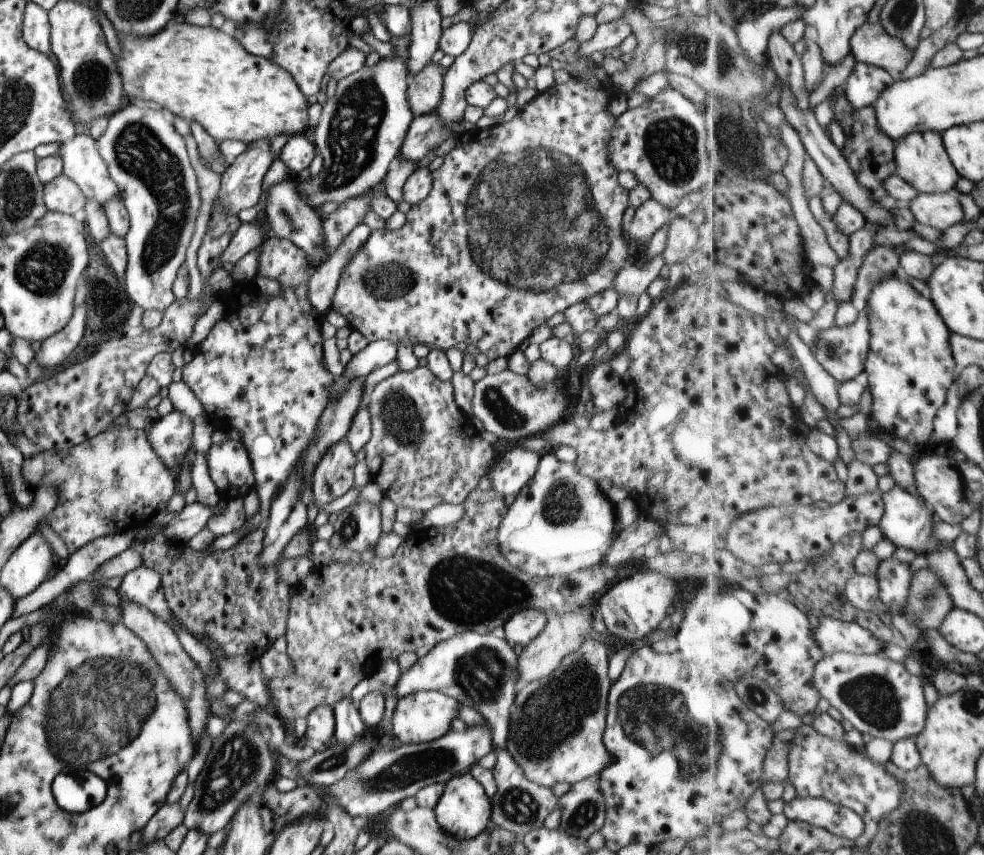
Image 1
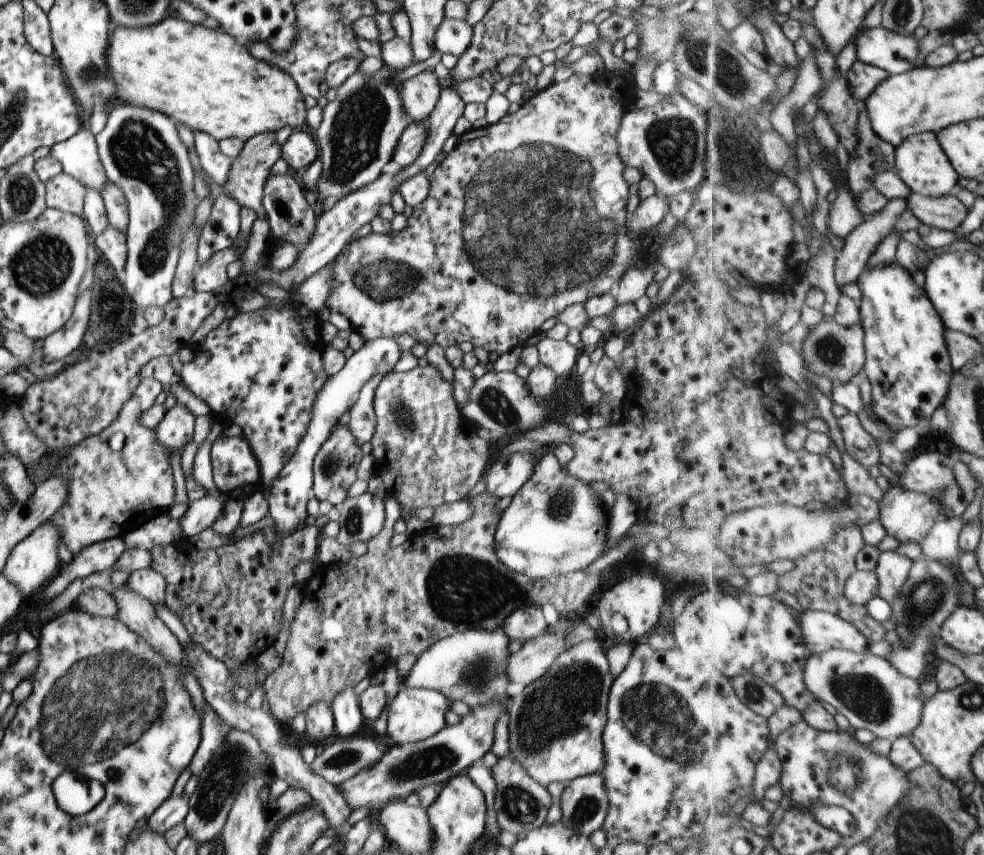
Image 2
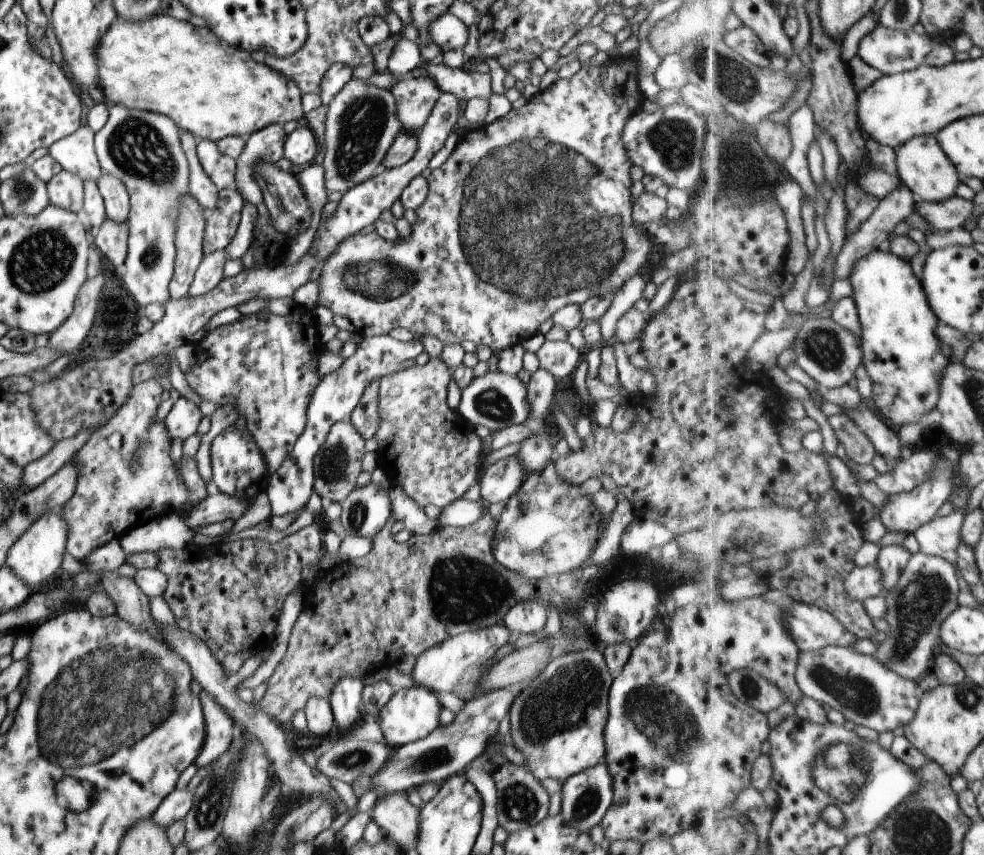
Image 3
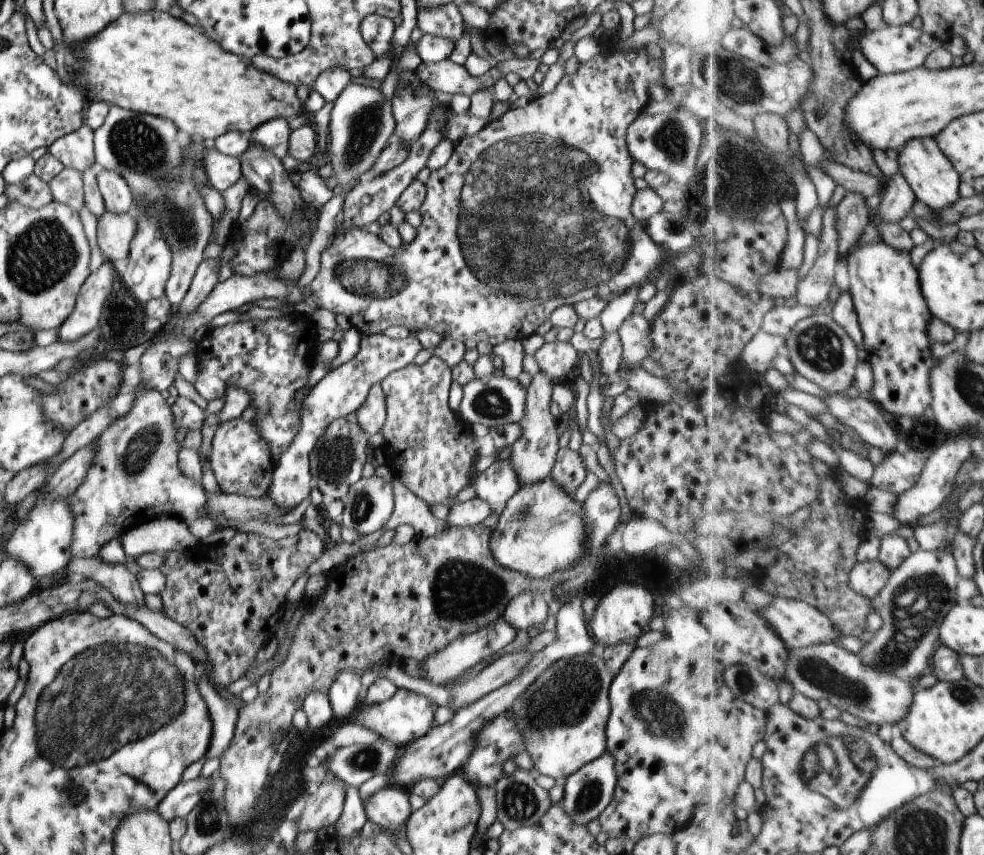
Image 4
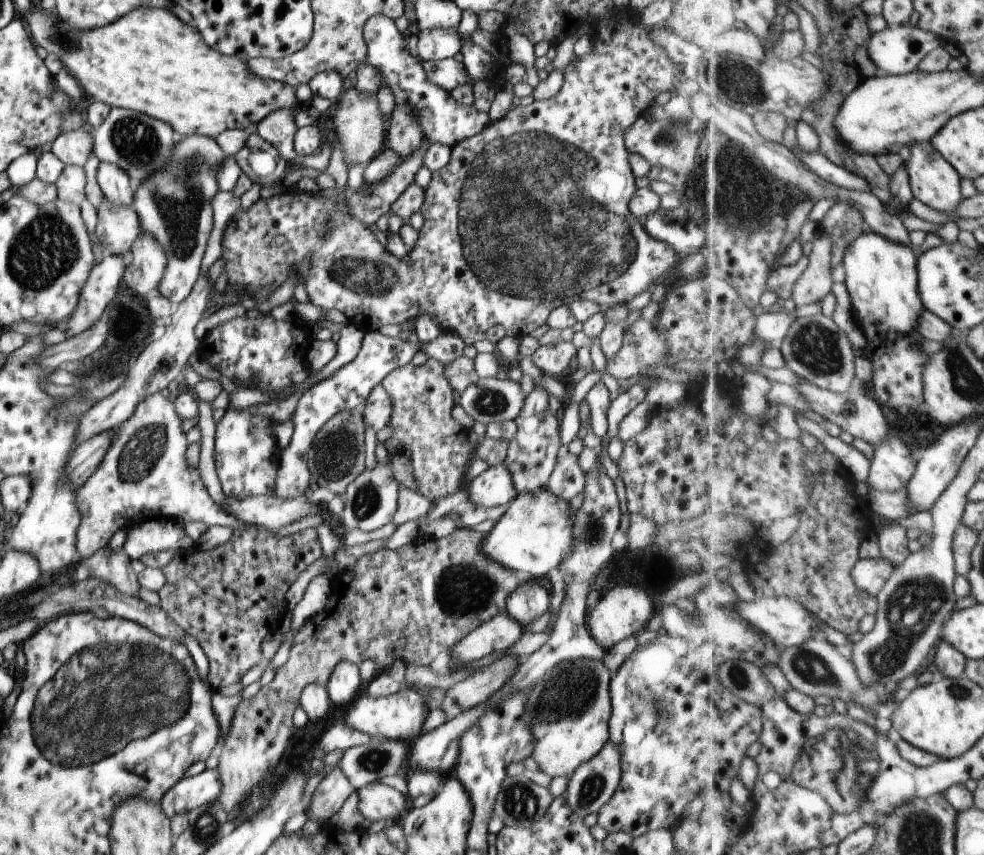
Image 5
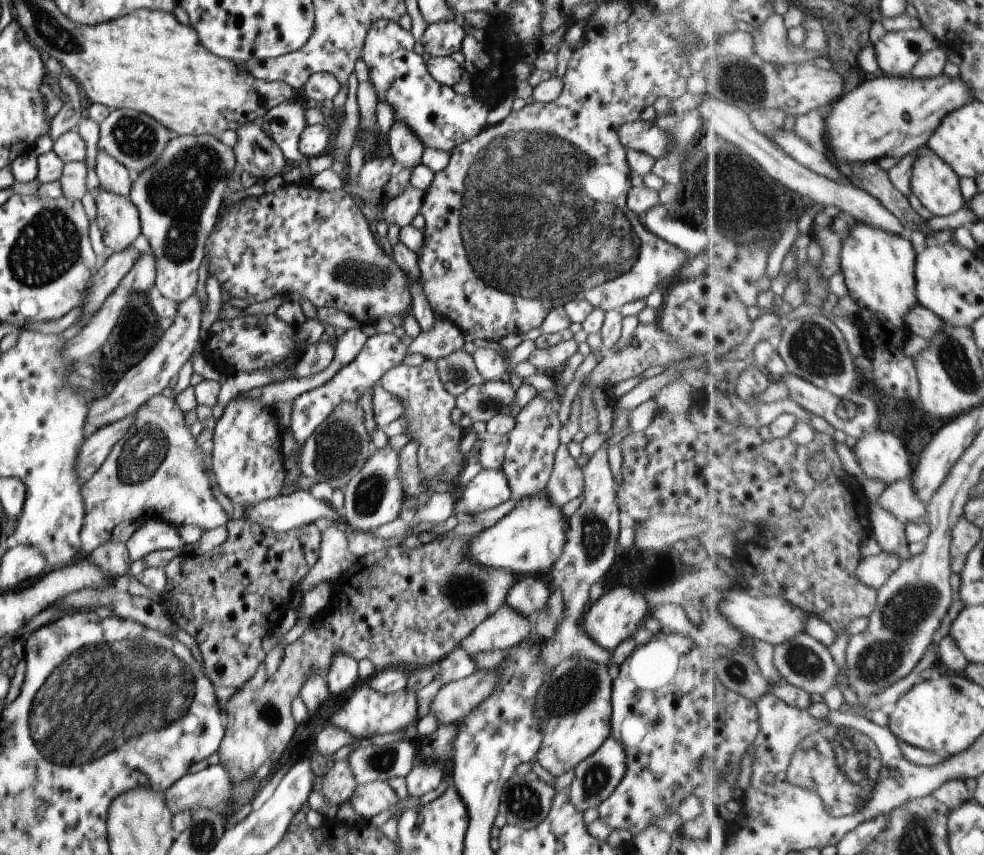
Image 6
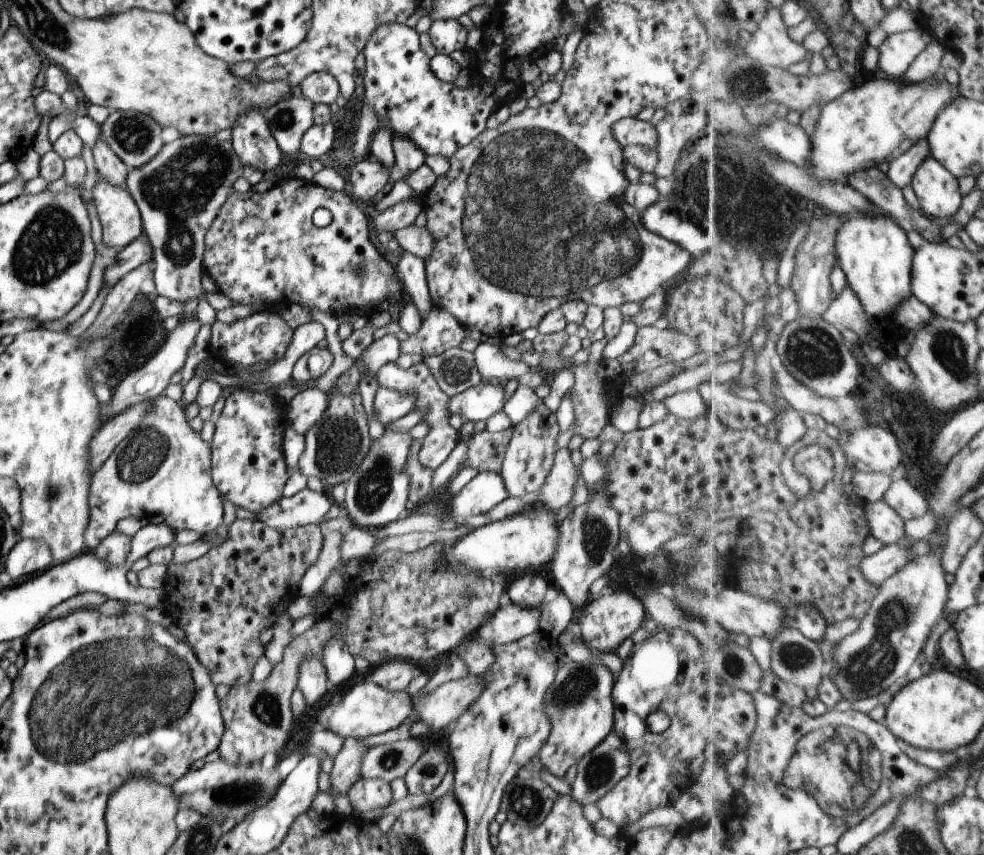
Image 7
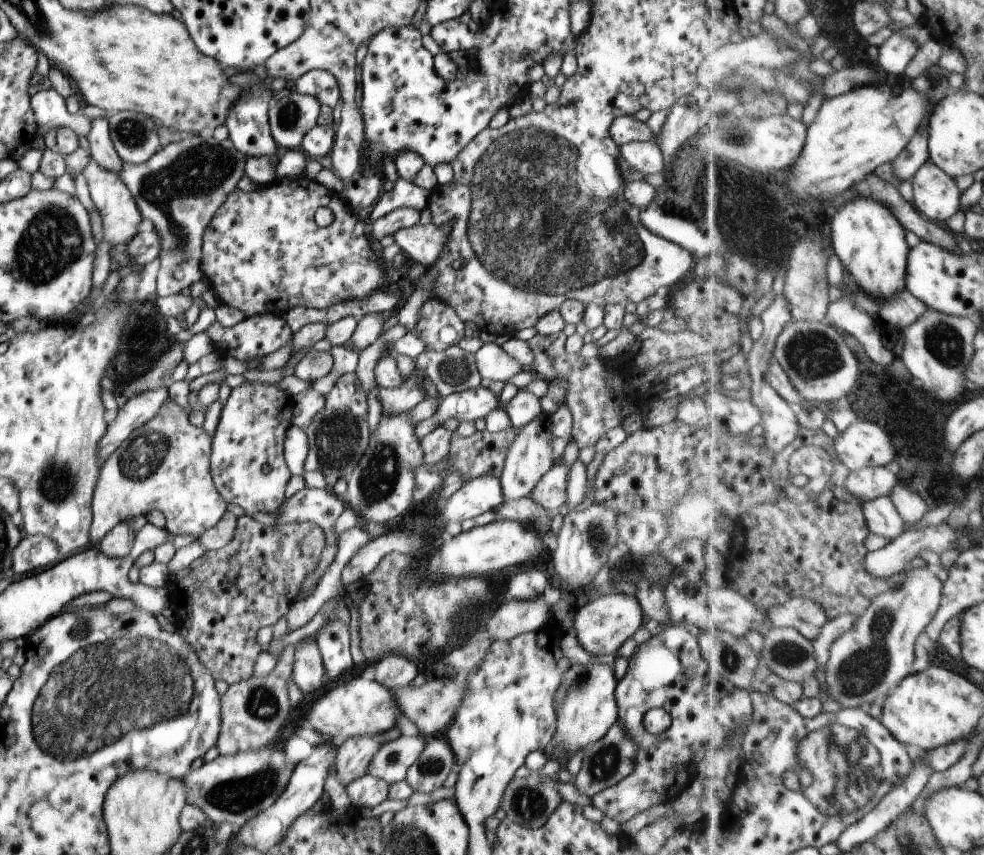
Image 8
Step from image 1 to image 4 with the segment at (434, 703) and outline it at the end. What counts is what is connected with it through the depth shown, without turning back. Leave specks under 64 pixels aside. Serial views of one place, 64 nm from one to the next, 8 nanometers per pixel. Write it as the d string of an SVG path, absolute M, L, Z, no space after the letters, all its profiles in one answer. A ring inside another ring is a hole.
M398 688L395 694L385 700L385 702L371 703L371 706L362 704L351 716L350 720L355 724L359 724L359 726L375 730L377 736L383 738L389 744L401 748L429 732L429 729L433 726L431 723L435 708L429 698L411 690Z

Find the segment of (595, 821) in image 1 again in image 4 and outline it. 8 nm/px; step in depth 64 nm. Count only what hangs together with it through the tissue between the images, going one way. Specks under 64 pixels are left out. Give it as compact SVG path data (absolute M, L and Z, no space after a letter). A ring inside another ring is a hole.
M606 748L605 752L595 758L593 762L581 766L573 774L565 779L563 786L563 795L561 798L561 806L565 810L565 814L579 826L586 826L592 820L597 820L597 816L607 808L607 804L611 802L611 797L617 784L617 774L615 774L615 764L613 764L613 756Z

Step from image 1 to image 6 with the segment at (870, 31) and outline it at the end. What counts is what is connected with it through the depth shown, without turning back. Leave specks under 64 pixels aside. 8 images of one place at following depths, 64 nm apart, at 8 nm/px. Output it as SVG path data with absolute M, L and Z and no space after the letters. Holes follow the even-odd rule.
M923 27L886 32L874 44L880 70L893 77L910 76L921 57L940 46L938 38Z

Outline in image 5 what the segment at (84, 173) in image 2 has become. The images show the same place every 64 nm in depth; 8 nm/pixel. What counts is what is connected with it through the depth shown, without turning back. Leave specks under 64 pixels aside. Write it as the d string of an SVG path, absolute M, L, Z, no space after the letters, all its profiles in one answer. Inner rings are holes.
M82 127L62 132L51 143L50 151L64 165L81 168L91 156L92 134L87 134Z

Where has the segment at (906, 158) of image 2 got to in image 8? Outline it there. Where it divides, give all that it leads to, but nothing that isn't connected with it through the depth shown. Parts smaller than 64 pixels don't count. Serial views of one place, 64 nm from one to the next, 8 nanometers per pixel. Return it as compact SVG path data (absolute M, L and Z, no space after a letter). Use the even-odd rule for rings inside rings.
M928 161L911 181L913 204L930 221L943 224L962 210L963 192L955 177Z

